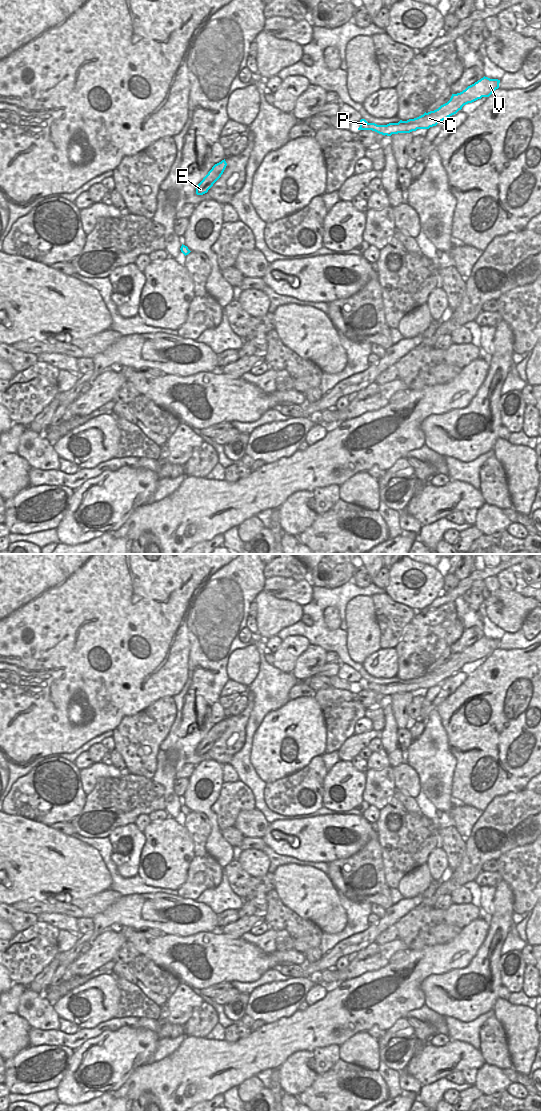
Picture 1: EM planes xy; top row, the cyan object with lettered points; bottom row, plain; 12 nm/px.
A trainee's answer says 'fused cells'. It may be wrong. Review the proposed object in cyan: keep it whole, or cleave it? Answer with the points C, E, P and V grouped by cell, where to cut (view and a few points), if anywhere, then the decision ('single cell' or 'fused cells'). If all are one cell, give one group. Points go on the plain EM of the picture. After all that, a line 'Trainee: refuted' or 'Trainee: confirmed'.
groups C E P V; cut none; single cell
Trainee: refuted

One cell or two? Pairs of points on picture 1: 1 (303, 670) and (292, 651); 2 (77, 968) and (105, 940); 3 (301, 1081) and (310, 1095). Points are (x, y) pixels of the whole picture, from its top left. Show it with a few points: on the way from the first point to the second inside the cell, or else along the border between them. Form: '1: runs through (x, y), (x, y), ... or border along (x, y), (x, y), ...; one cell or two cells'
1: border along (310, 644), (297, 659), (295, 667), (291, 672); two cells
2: runs through (85, 963), (100, 948); one cell
3: border along (318, 1075), (310, 1085), (296, 1096); two cells

